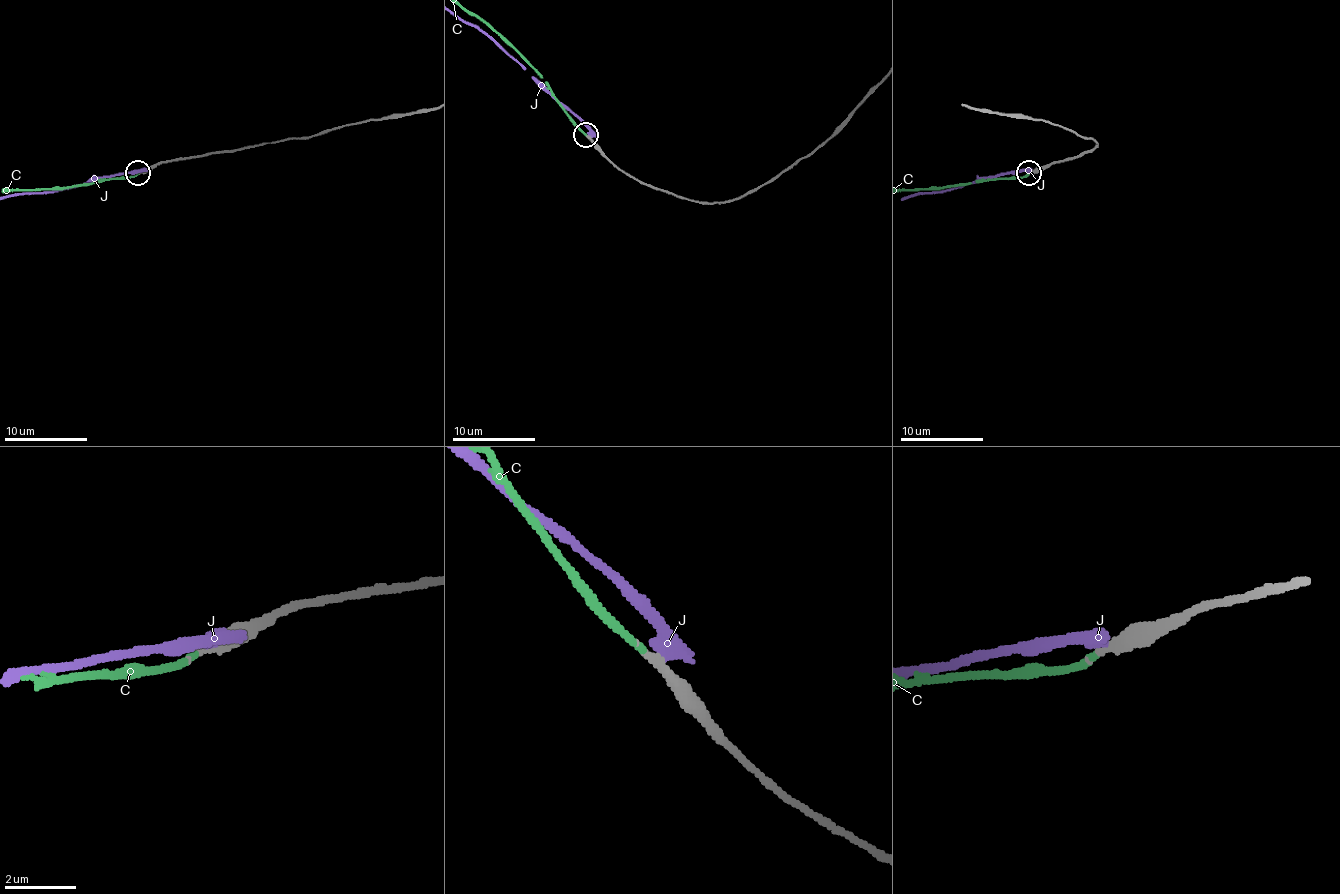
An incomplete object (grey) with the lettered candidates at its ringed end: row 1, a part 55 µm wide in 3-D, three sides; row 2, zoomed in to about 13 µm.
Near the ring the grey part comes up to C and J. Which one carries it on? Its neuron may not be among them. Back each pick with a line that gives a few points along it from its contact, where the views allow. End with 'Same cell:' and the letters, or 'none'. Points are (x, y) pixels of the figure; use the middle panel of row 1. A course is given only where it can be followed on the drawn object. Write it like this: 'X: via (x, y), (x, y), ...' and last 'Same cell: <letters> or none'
Same cell: C

